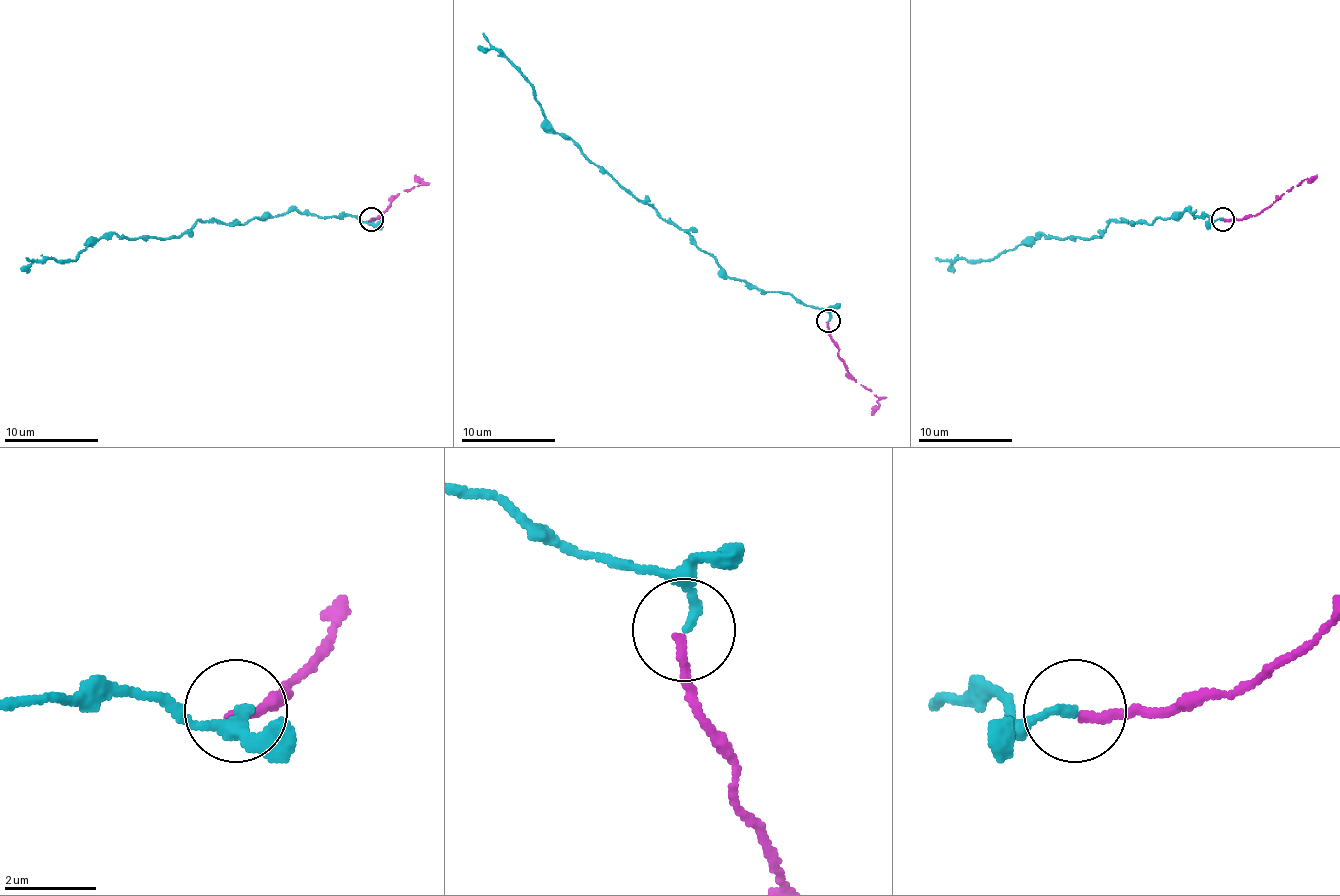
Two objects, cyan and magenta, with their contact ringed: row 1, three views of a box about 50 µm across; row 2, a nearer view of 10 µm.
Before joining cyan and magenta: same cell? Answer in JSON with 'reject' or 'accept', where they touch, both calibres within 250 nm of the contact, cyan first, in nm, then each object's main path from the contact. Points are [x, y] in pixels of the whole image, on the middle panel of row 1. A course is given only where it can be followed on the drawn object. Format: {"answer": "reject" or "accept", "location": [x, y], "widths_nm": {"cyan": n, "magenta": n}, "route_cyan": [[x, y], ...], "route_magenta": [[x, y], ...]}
{"answer": "accept", "location": [828, 321], "widths_nm": {"cyan": 190, "magenta": 200}, "route_cyan": [[828, 321], [824, 310], [789, 293], [730, 279], [686, 232], [559, 134], [531, 82], [496, 49], [477, 47]], "route_magenta": [[828, 321], [828, 335], [840, 359], [857, 382], [878, 399], [878, 408], [871, 415]]}

